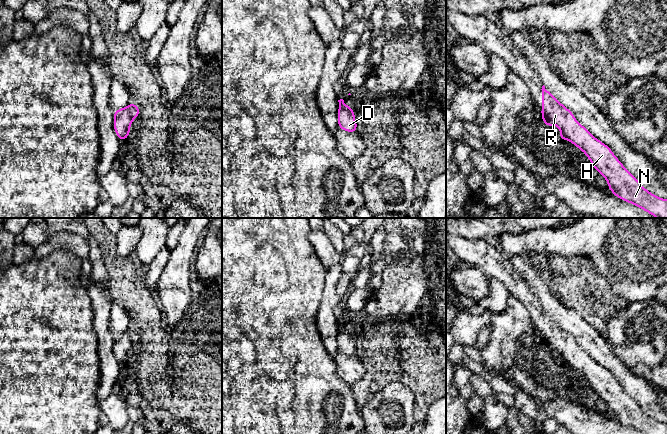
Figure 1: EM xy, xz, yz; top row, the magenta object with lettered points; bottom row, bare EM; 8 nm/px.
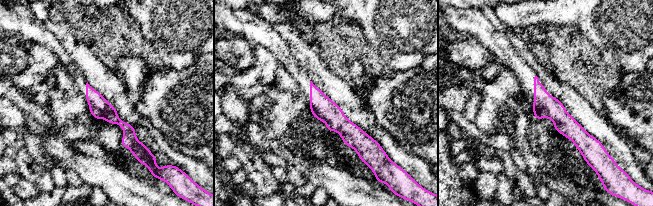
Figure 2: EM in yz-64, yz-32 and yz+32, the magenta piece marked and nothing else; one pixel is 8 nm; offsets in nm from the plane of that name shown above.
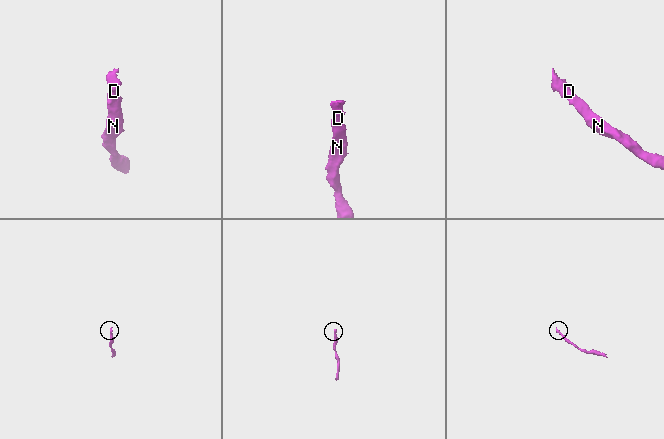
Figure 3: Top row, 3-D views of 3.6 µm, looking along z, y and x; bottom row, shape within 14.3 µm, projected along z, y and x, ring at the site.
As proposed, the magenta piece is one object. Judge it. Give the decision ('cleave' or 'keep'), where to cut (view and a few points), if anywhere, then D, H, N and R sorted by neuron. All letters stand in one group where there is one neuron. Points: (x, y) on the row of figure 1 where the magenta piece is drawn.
keep; cut none; groups D H N R

